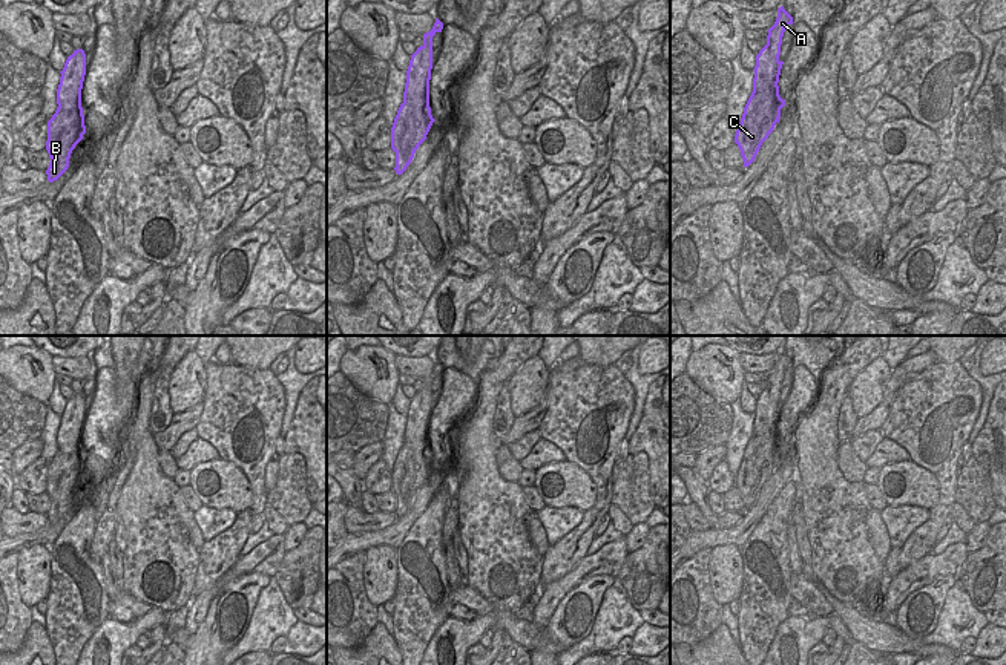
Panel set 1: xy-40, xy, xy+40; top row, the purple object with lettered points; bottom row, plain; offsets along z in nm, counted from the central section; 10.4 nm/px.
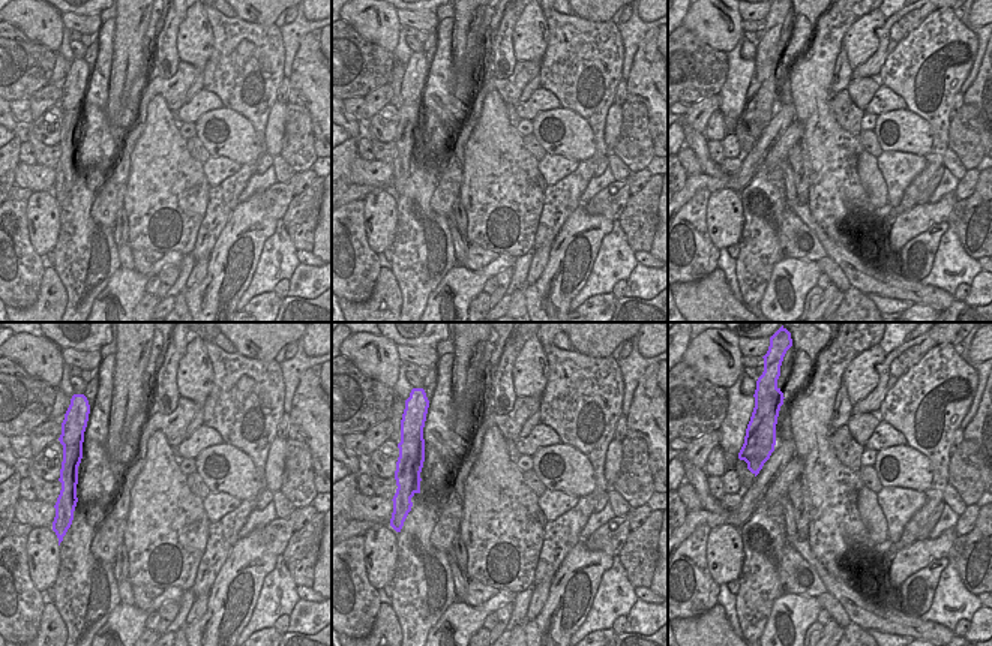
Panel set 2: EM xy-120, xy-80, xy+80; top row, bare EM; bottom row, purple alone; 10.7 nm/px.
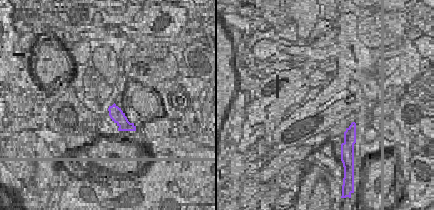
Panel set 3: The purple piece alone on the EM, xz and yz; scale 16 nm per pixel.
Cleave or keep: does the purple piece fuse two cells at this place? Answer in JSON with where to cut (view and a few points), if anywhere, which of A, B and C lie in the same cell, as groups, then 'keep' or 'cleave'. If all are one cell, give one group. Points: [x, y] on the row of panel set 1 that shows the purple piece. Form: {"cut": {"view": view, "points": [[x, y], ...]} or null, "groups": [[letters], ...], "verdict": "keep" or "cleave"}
{"cut": {"view": "xy-40", "points": [[80, 95], [72, 108], [59, 108]]}, "groups": [["A"], ["B", "C"]], "verdict": "cleave"}

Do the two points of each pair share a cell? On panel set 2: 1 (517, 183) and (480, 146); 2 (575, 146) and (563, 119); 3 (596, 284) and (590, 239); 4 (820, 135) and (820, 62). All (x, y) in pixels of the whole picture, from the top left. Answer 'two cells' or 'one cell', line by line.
1: one cell
2: one cell
3: two cells
4: one cell

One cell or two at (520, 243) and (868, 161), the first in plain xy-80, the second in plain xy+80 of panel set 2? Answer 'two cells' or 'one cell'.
two cells

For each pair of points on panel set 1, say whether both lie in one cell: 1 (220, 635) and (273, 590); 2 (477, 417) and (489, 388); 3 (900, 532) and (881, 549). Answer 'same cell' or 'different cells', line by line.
1: different cells
2: same cell
3: different cells

